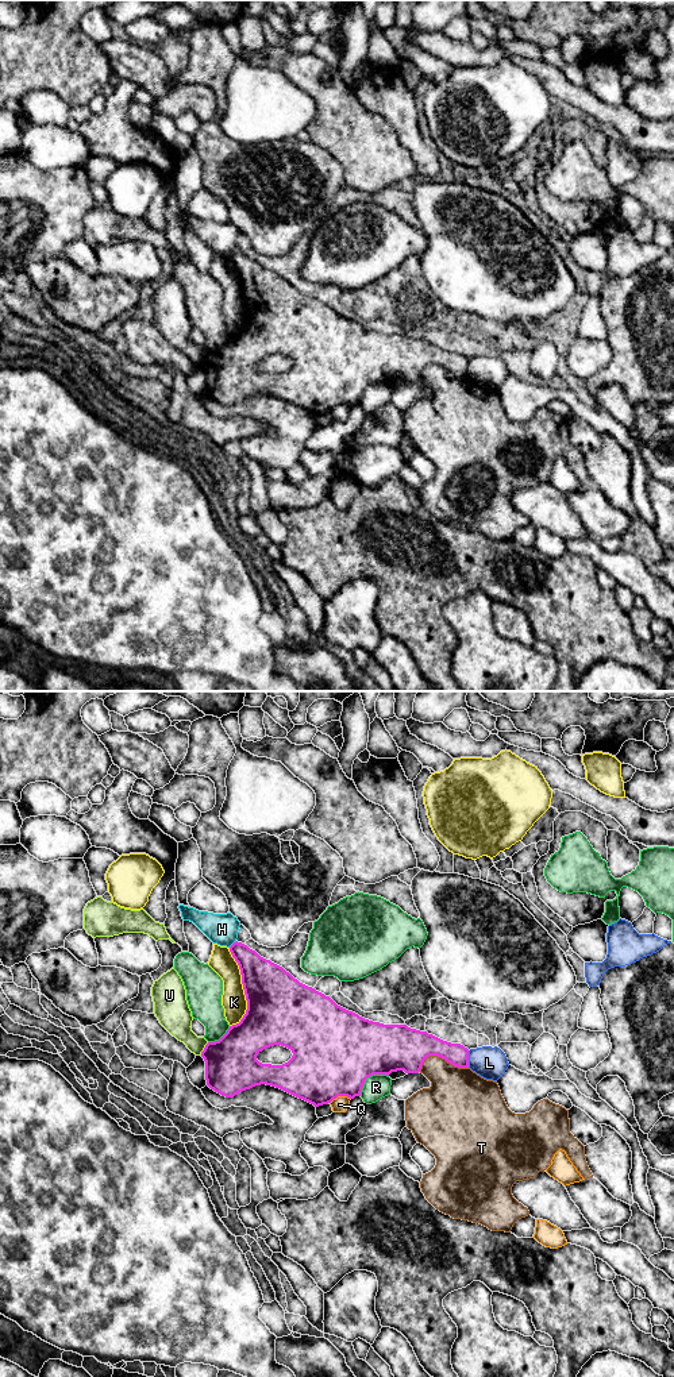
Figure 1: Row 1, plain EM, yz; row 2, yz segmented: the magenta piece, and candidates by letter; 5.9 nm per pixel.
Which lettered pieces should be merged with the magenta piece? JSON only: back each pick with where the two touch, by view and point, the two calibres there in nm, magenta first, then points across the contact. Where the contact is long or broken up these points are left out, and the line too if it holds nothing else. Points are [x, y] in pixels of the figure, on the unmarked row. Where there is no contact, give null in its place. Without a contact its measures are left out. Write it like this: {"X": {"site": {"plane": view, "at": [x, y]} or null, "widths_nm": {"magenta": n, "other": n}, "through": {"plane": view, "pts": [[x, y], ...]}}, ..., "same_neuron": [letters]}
{"same_neuron": []}

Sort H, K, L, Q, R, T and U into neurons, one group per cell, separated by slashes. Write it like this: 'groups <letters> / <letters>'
groups H / K / L R / Q / T / U

